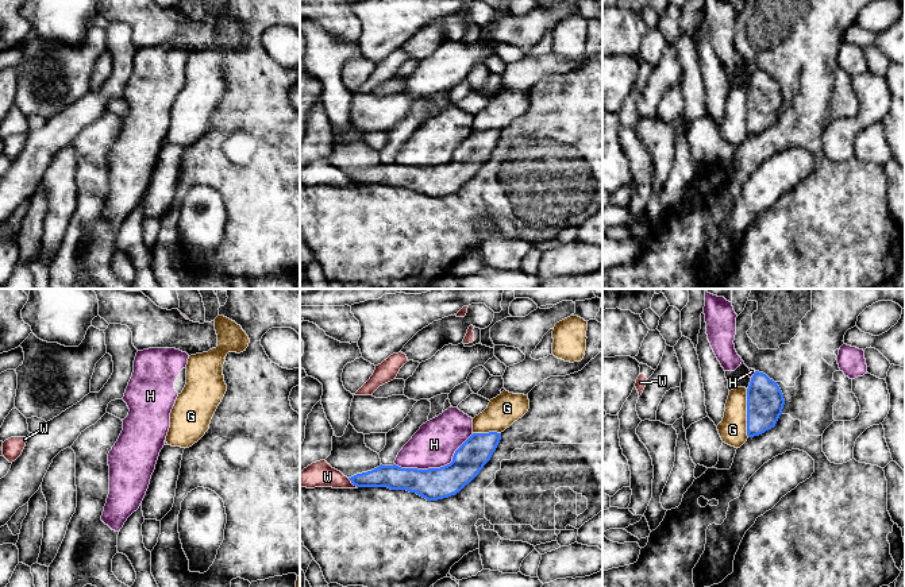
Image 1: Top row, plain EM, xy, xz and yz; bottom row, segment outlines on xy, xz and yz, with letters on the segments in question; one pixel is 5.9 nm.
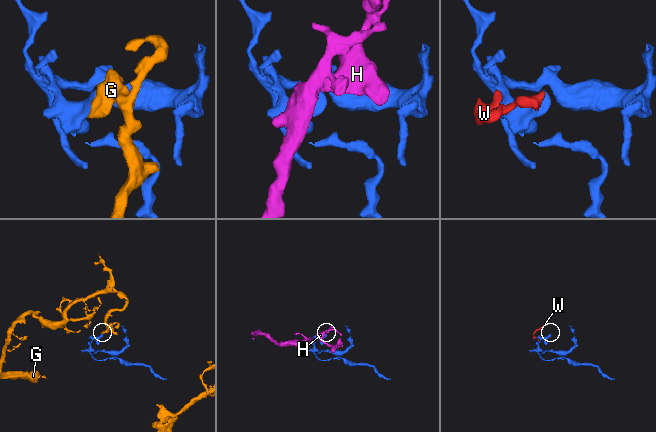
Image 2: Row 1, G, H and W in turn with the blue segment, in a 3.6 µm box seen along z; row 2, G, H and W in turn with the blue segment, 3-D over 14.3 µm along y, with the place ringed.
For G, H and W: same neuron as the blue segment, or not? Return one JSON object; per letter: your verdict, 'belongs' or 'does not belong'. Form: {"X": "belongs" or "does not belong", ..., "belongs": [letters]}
{"G": "does not belong", "H": "does not belong", "W": "does not belong", "belongs": []}

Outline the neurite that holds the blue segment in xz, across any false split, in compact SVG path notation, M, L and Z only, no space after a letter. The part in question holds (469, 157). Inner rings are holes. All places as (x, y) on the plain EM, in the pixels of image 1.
M473 131L454 151L452 159L440 166L401 166L380 163L357 171L351 181L357 185L388 185L416 190L427 198L448 196L469 182L490 158L501 138L501 131Z

